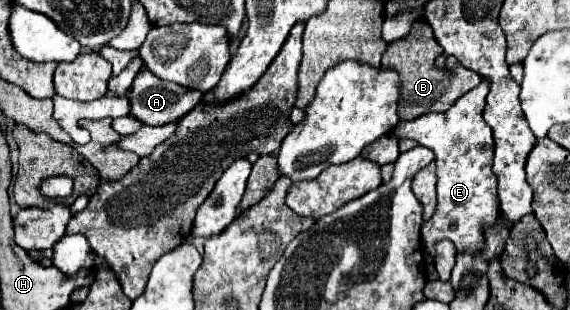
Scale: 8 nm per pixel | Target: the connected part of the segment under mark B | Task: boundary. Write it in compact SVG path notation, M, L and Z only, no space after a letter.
M420 19L418 23L414 23L414 27L410 29L406 37L390 43L386 55L382 55L382 67L386 69L392 67L400 75L402 91L400 91L400 101L398 101L398 115L402 121L416 119L430 111L448 111L456 99L460 99L464 93L468 93L472 87L476 87L482 81L480 75L460 65L458 59L454 57L446 57L446 65L448 69L452 69L452 77L436 69L434 59L442 53L444 49L436 41L430 25L424 19Z

